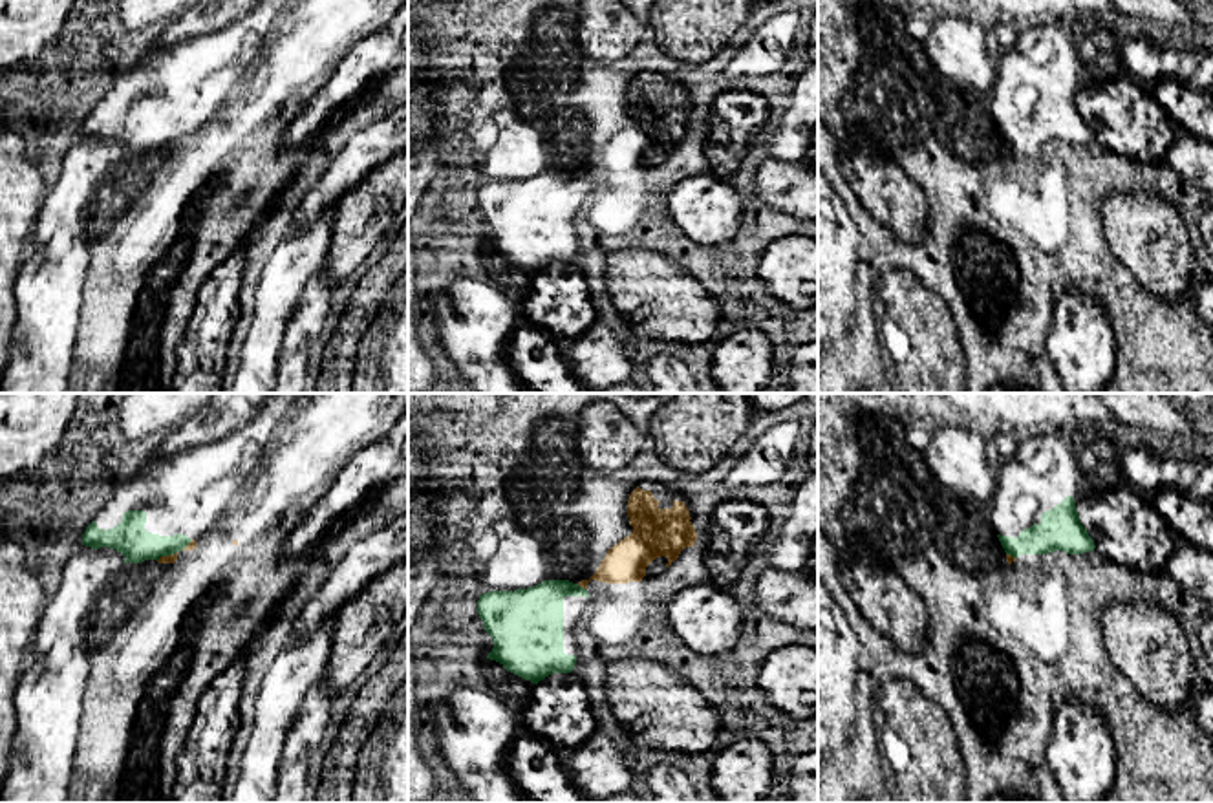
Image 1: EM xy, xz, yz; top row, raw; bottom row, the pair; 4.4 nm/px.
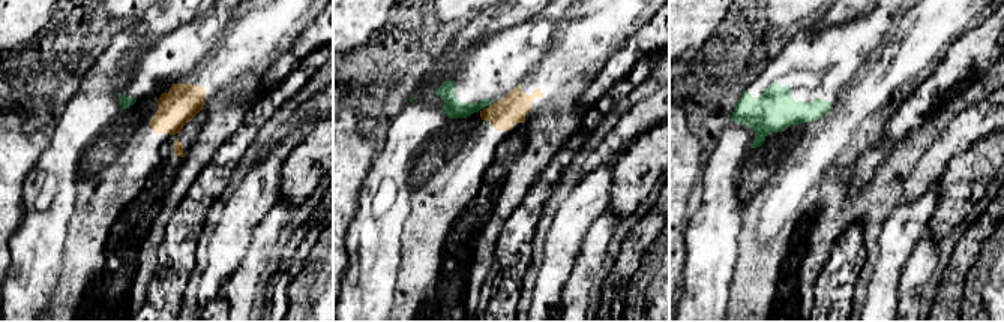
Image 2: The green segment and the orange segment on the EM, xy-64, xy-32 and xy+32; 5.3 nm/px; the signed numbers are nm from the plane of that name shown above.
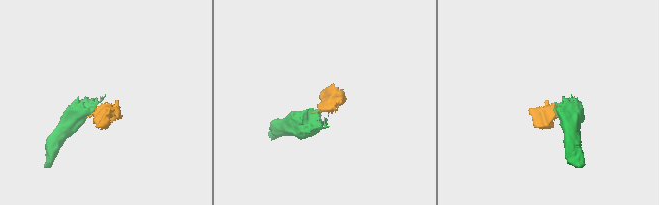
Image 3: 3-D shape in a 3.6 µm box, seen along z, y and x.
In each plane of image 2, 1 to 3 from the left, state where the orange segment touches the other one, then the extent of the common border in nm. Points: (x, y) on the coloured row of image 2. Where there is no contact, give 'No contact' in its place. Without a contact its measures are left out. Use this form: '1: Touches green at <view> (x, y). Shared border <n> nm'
1: No contact
2: No contact
3: No contact

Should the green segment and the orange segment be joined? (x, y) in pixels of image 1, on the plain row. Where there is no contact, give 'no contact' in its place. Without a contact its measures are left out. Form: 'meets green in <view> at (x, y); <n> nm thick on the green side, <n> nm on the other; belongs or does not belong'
meets green in xz at (582, 178); 260 nm thick on the green side, 180 nm on the other; does not belong

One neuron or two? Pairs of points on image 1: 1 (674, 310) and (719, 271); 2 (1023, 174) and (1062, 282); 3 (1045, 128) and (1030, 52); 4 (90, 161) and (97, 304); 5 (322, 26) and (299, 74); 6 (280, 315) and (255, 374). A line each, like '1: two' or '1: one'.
1: two
2: one
3: one
4: two
5: one
6: one

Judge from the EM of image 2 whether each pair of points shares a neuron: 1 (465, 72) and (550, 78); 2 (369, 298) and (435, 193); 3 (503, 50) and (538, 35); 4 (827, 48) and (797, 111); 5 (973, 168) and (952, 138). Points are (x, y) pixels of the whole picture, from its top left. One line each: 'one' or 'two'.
1: two
2: two
3: one
4: one
5: two

